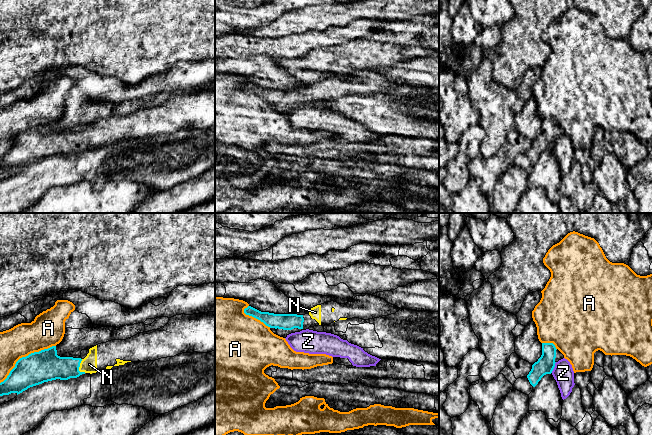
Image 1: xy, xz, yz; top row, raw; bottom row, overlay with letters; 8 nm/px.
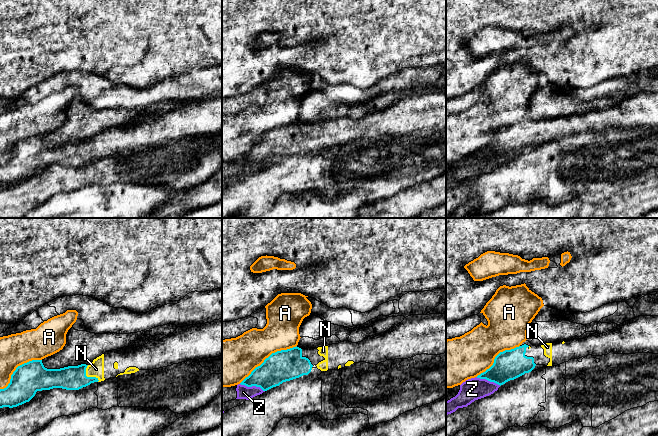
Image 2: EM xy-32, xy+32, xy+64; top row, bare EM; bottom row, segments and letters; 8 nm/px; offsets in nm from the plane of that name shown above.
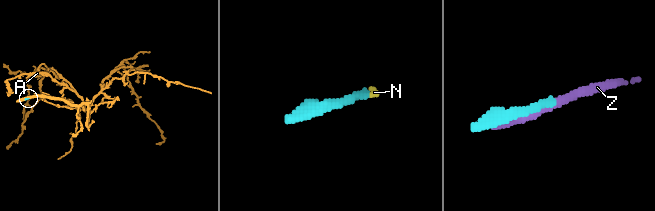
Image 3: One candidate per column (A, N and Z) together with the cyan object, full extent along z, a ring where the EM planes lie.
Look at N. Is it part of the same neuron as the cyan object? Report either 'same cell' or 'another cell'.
same cell

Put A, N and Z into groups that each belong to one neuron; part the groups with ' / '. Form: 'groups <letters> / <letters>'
groups A / N / Z

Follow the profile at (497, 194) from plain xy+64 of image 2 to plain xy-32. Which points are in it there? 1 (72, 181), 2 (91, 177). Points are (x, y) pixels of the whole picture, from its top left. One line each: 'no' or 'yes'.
1: yes
2: yes

